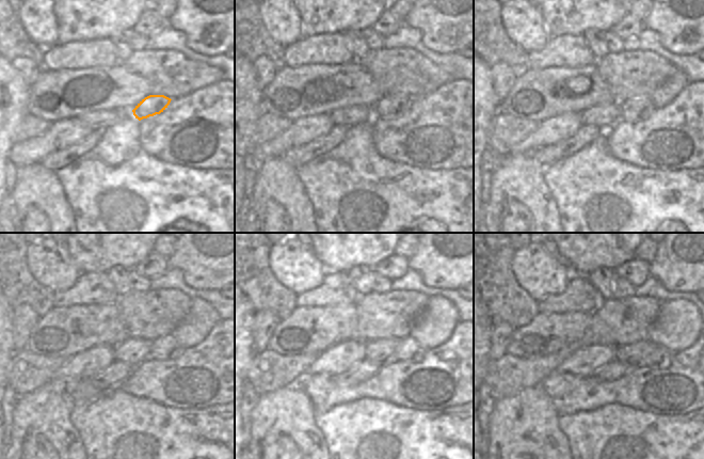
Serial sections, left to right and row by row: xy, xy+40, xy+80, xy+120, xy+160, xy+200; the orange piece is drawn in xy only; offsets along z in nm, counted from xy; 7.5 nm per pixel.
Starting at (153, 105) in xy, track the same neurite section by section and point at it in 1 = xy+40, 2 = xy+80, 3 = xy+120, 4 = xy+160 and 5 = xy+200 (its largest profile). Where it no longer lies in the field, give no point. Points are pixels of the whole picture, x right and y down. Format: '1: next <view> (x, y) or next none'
1: next xy+40 (389, 106)
2: next xy+80 (632, 110)
3: next xy+120 (164, 348)
4: next xy+160 (406, 350)
5: next xy+200 (660, 358)

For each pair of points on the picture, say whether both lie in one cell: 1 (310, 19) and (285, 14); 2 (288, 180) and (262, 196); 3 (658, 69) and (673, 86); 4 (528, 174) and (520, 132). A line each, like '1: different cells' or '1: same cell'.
1: different cells
2: same cell
3: different cells
4: different cells

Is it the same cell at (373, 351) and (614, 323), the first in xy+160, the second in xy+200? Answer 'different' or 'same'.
different

